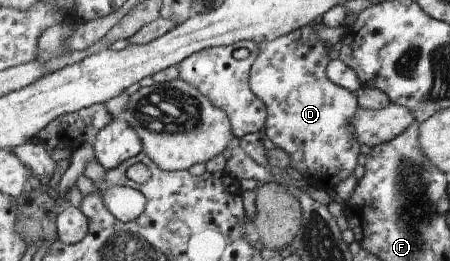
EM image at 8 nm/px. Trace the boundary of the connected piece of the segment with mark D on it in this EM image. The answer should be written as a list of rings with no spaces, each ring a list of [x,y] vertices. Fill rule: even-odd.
[[[318,19],[313,24],[277,38],[273,42],[261,42],[259,56],[253,64],[250,84],[257,98],[268,108],[265,130],[267,137],[275,146],[282,148],[291,156],[293,167],[305,177],[317,176],[326,180],[330,176],[335,176],[337,184],[351,175],[357,164],[360,144],[353,138],[349,120],[352,120],[352,116],[359,110],[359,102],[354,92],[333,84],[333,80],[328,76],[328,66],[333,60],[329,57],[329,51],[333,51],[333,46],[329,46],[325,40],[321,40],[321,36],[317,36],[317,28],[323,24],[323,19]]]

